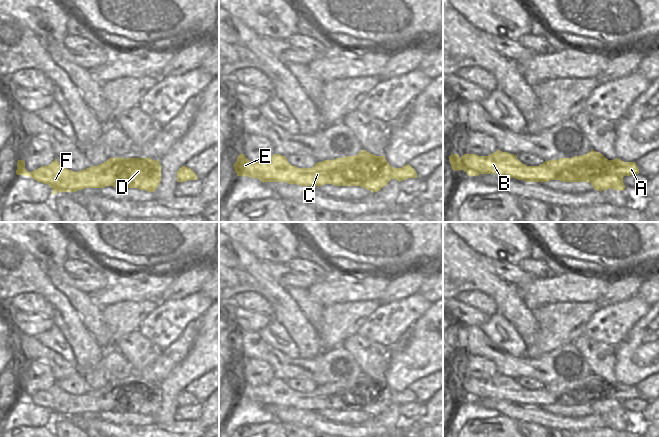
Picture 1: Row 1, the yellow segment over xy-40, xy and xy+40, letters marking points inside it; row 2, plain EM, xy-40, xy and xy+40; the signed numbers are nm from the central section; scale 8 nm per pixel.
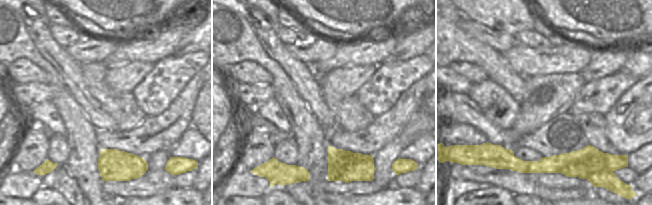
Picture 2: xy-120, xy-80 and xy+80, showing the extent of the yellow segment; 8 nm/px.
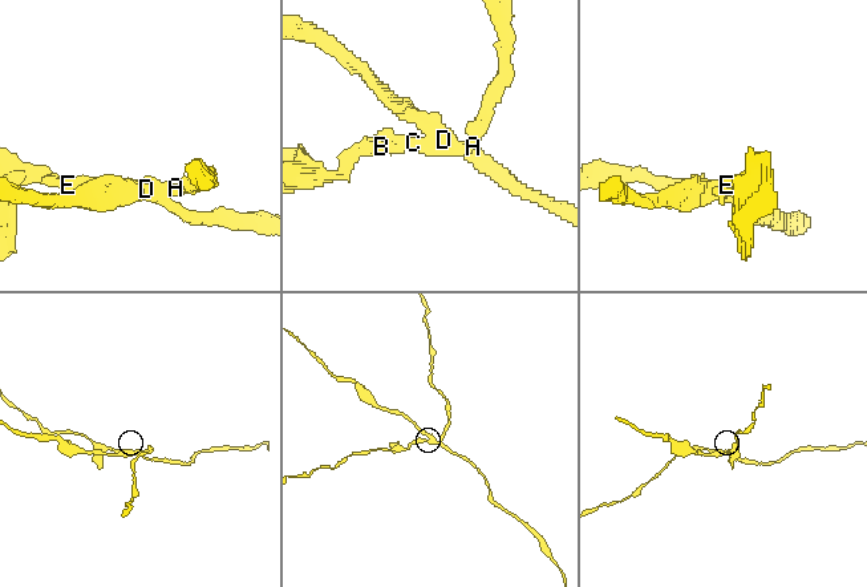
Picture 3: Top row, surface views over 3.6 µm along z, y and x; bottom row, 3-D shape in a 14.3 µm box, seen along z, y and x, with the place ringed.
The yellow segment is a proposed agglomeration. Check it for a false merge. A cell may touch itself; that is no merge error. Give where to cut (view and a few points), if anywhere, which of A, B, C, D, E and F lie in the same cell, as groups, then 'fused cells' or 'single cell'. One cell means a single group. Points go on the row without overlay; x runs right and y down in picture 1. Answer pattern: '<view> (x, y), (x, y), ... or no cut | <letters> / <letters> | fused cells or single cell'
xy+40 (604, 381), (594, 381), (568, 391), (559, 399), (558, 403) | A B C E F / D | fused cells

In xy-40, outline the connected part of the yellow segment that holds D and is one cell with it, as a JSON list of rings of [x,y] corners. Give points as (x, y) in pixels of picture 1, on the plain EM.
[[[127,382],[121,393],[113,397],[114,412],[138,412],[154,416],[161,405],[159,384],[150,382]]]

